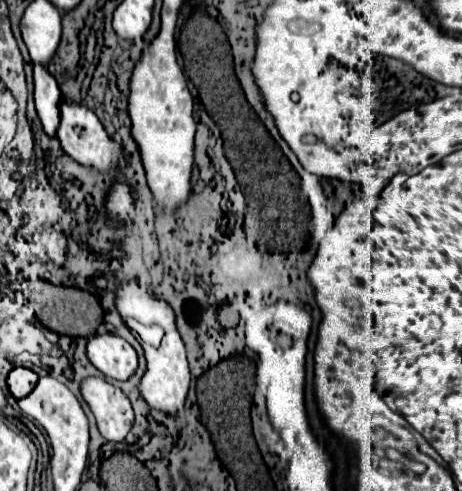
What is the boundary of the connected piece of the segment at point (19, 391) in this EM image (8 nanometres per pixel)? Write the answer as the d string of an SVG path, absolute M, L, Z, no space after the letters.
M14 367L8 375L8 391L12 393L14 399L22 399L34 389L36 381L38 381L38 375L32 369Z

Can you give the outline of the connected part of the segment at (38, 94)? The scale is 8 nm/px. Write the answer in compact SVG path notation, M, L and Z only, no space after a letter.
M34 63L34 101L36 111L42 121L44 131L54 137L56 129L60 125L60 89L56 79L48 73L46 67L40 67L40 63Z

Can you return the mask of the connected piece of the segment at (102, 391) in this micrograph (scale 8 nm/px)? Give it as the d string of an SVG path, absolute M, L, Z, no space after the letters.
M88 377L80 383L80 393L92 409L98 429L106 441L122 441L132 427L134 411L120 387L100 377Z

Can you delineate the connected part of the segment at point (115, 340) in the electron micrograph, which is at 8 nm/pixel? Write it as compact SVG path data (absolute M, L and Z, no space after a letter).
M94 335L86 347L90 363L110 379L126 381L138 367L138 355L134 347L118 335Z

